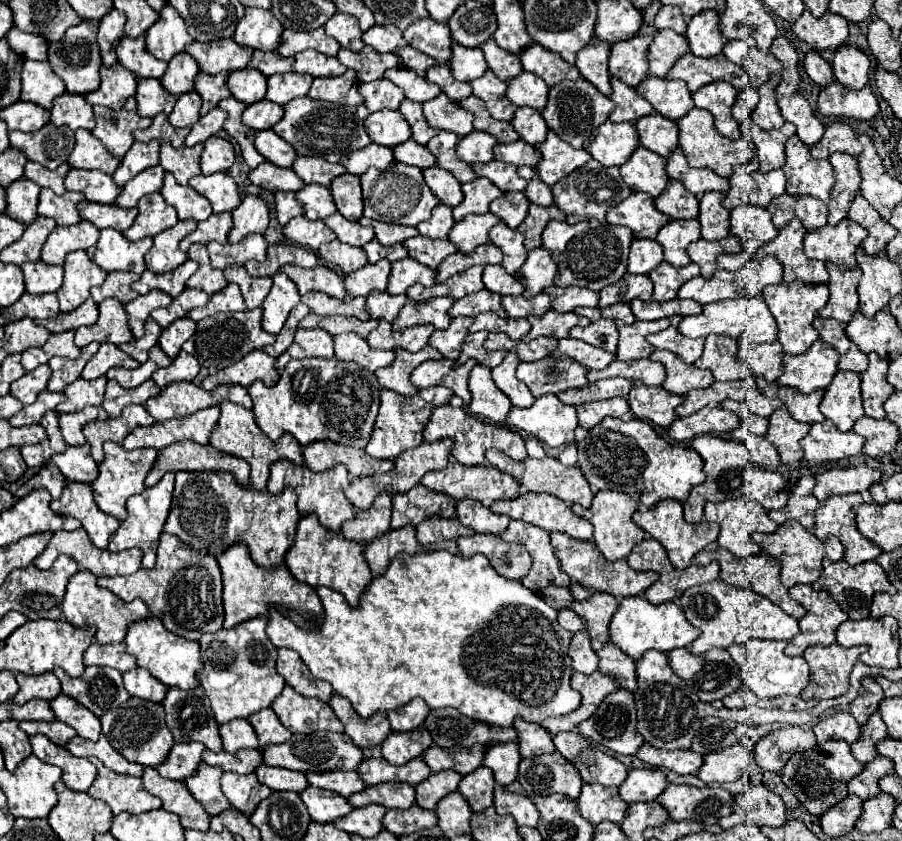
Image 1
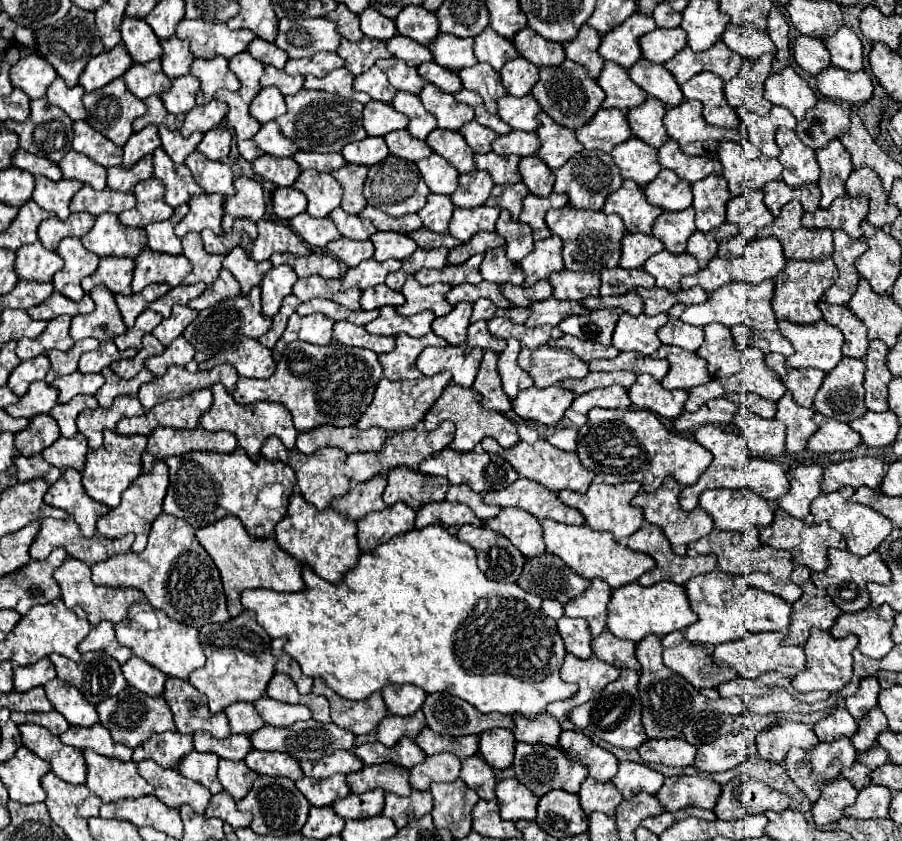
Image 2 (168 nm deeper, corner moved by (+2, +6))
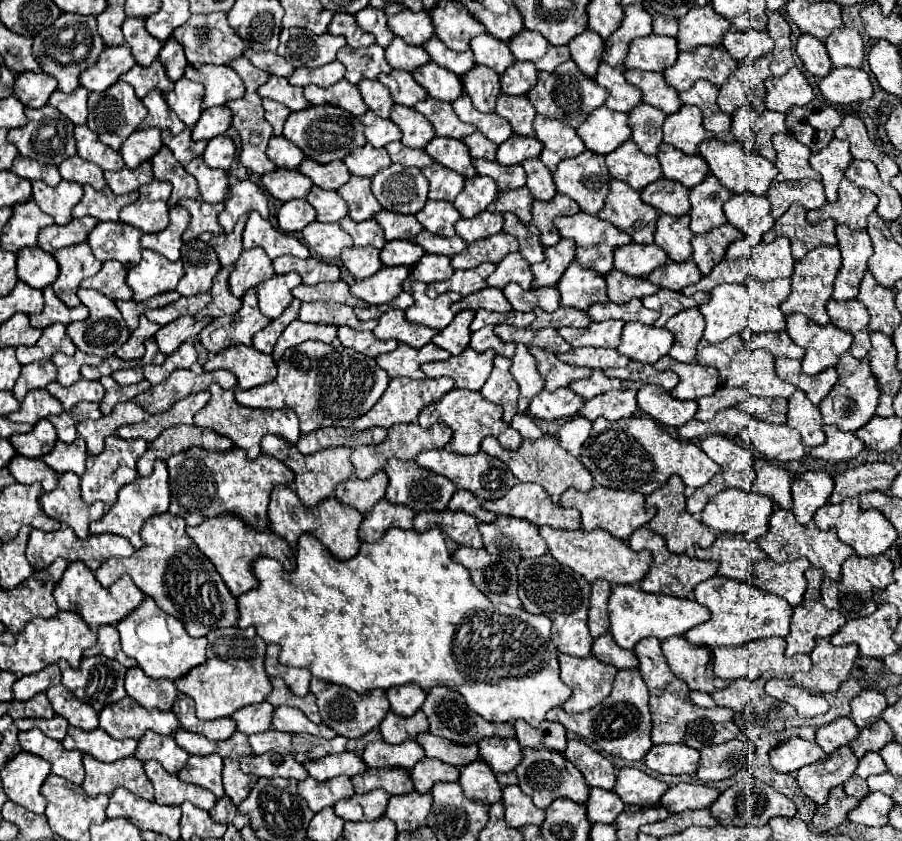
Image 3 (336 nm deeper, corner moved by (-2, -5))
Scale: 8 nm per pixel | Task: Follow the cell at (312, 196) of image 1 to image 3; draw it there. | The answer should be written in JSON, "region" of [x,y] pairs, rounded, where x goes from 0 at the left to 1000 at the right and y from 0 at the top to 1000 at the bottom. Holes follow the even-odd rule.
{"region":[[[348,220],[339,239],[350,249],[350,263],[366,265],[386,256],[386,244],[373,227],[359,227]]]}

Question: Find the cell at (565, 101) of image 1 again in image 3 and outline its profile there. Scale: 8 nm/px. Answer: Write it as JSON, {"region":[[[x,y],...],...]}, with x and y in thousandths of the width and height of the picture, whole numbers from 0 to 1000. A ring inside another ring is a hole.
{"region":[[[627,73],[621,77],[621,82],[616,82],[612,89],[605,84],[596,84],[596,99],[590,106],[590,111],[585,111],[588,122],[592,125],[592,130],[608,139],[608,141],[616,141],[616,144],[625,144],[627,149],[641,153],[641,149],[645,149],[652,137],[667,127],[670,120],[674,115],[674,108],[665,101],[661,101],[661,96],[652,94],[647,87],[643,87],[643,82],[639,80],[636,73]]]}

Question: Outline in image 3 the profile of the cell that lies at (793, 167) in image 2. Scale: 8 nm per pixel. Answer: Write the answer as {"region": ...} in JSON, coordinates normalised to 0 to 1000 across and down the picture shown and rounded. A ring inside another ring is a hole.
{"region":[[[867,158],[867,161],[858,161],[856,163],[856,170],[858,170],[858,177],[863,182],[860,187],[860,201],[863,201],[863,210],[860,215],[889,215],[889,213],[905,213],[909,215],[909,206],[905,201],[900,201],[898,196],[898,177],[894,177],[887,168],[882,168],[876,158]]]}

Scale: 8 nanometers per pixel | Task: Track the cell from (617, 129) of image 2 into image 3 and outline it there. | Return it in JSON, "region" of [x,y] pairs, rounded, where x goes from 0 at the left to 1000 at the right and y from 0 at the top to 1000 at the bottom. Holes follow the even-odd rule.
{"region":[[[663,127],[654,139],[639,153],[650,177],[663,184],[678,182],[687,170],[698,165],[696,137],[676,132],[674,127]]]}

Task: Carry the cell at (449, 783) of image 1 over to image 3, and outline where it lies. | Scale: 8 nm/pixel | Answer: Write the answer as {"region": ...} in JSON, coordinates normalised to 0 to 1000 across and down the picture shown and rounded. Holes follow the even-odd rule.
{"region":[[[470,900],[457,917],[457,929],[463,943],[477,943],[479,933],[488,931],[488,929],[508,929],[510,926],[510,917],[501,910],[494,910],[486,902],[475,902]]]}

